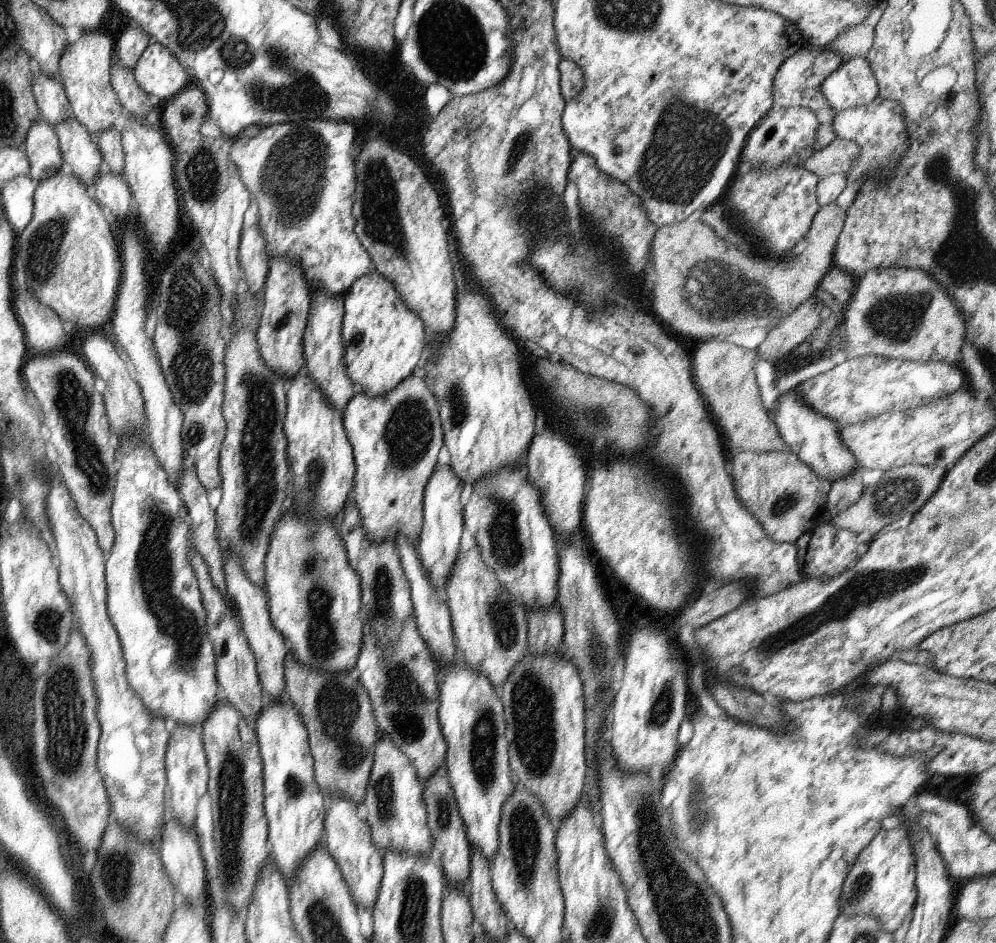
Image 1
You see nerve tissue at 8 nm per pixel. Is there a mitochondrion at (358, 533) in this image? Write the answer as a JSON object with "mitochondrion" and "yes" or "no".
{"mitochondrion":"no"}

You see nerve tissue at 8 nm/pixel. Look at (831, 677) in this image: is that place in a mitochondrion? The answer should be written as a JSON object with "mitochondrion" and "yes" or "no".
{"mitochondrion":"no"}

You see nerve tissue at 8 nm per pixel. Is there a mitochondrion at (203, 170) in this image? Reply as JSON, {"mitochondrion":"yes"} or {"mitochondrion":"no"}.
{"mitochondrion":"yes"}

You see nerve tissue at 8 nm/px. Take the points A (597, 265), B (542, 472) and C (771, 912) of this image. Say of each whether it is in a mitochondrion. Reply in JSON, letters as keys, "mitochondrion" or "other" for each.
{"A":"mitochondrion","B":"other","C":"other"}

